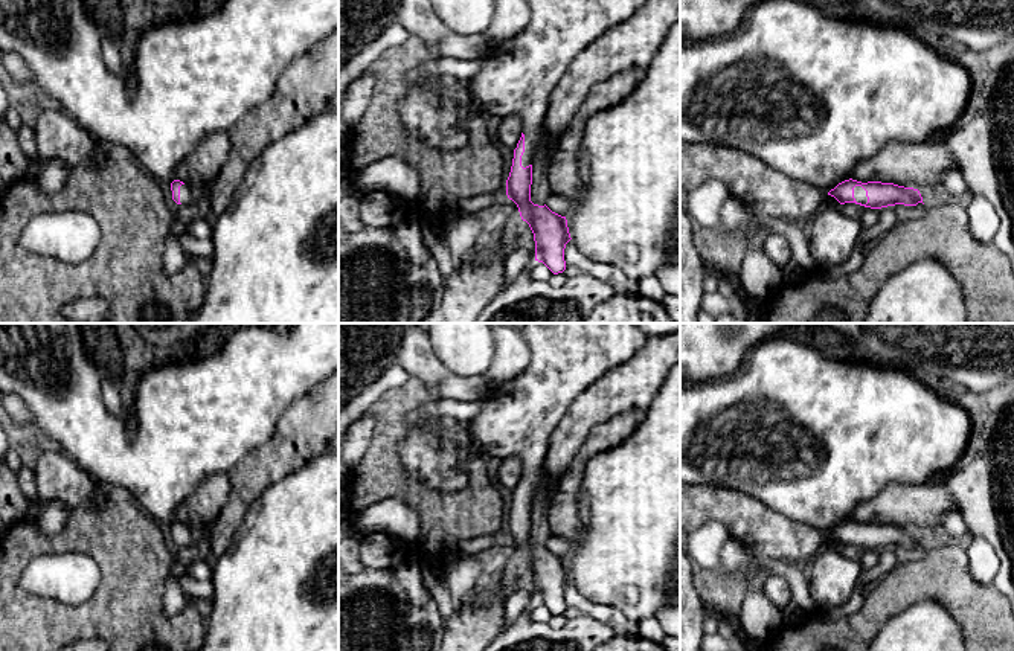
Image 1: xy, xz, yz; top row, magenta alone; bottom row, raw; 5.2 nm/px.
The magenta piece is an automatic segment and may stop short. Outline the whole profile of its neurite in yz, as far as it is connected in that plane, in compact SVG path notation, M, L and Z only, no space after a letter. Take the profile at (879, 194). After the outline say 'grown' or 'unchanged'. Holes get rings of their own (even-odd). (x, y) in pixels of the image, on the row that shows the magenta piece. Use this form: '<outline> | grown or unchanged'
M845 180L828 192L840 204L855 203L871 209L881 209L895 204L916 206L923 203L918 189L894 183Z | grown

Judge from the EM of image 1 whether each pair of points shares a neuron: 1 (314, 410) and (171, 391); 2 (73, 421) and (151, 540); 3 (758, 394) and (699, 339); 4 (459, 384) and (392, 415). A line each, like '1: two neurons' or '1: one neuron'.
1: two neurons
2: two neurons
3: two neurons
4: two neurons

